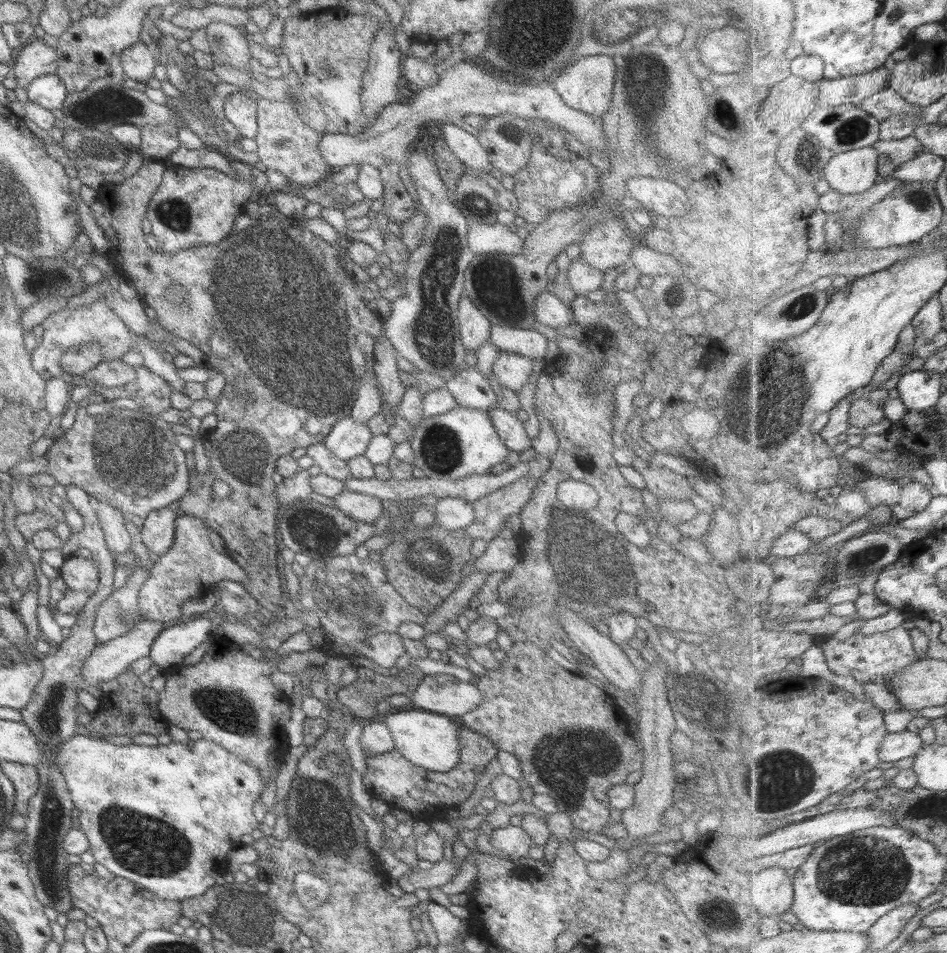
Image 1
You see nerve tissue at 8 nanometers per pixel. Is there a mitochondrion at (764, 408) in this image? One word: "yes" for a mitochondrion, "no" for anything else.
yes

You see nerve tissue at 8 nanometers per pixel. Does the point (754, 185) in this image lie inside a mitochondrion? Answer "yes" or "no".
no

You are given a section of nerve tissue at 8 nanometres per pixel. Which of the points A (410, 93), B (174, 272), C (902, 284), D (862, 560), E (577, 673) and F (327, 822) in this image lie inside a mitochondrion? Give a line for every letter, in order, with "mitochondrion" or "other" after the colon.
A: other
B: other
C: other
D: mitochondrion
E: other
F: mitochondrion

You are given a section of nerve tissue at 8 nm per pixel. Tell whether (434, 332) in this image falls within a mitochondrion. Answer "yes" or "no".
yes

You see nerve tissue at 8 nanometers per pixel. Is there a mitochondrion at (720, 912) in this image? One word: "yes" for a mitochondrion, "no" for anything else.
yes

